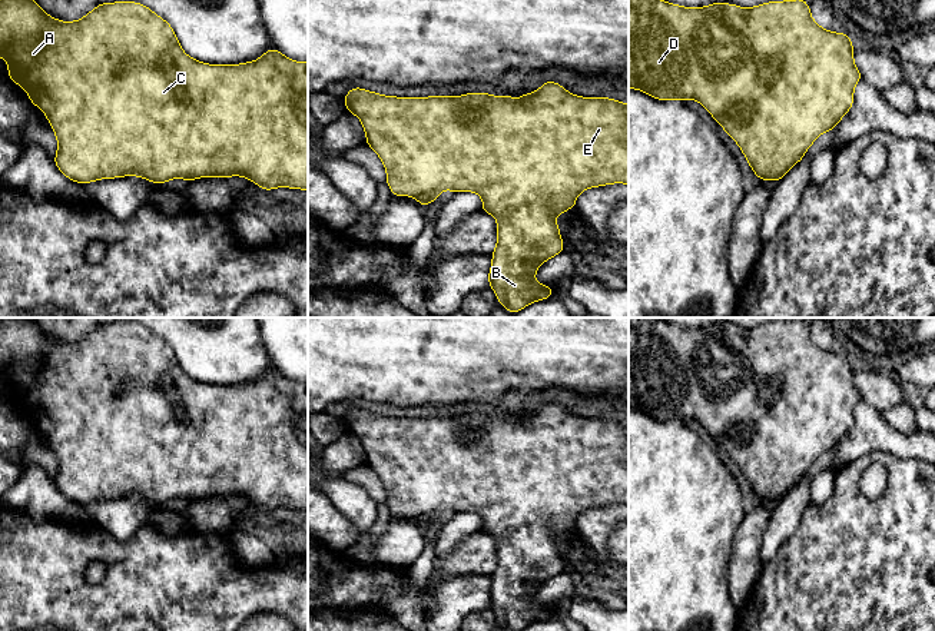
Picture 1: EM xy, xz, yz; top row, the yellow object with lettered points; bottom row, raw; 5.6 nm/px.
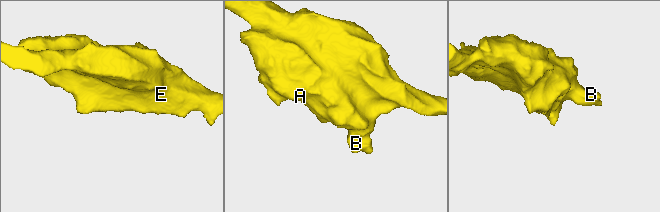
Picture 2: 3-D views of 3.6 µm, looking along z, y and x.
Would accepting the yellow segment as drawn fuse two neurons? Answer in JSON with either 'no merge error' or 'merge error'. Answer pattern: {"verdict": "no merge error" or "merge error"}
{"verdict": "no merge error"}

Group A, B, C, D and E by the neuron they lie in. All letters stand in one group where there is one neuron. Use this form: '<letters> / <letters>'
A B C D E

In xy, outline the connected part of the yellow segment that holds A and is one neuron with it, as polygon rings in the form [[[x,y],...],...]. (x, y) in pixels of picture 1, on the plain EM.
[[[27,318],[0,319],[0,378],[6,379],[9,399],[26,411],[32,424],[40,428],[50,442],[57,459],[57,474],[53,481],[57,489],[76,504],[139,497],[162,505],[172,499],[242,497],[263,511],[275,508],[308,511],[308,382],[294,382],[276,369],[271,369],[253,382],[208,385],[188,376],[170,345],[142,323],[100,323],[83,339],[62,342],[43,332],[34,319]]]

